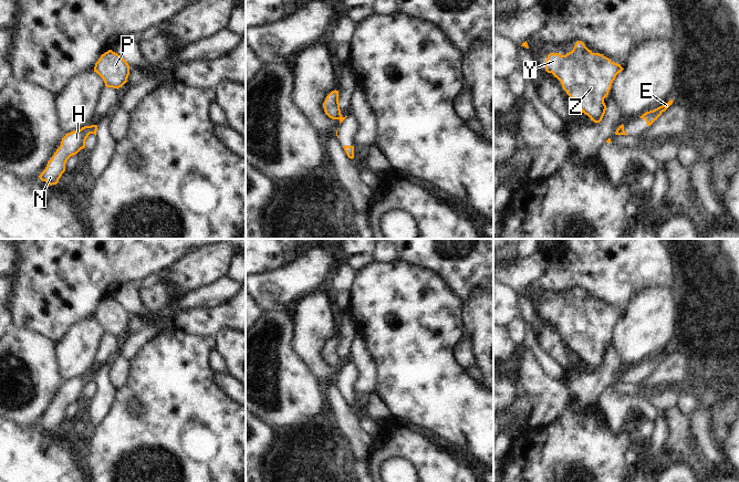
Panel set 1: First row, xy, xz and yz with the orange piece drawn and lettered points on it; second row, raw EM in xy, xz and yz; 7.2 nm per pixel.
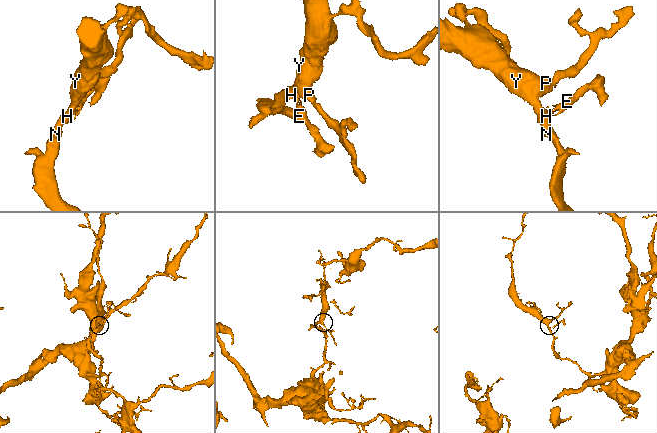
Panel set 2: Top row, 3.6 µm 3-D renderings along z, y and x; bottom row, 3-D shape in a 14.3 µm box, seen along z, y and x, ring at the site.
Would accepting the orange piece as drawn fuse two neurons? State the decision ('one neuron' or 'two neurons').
two neurons

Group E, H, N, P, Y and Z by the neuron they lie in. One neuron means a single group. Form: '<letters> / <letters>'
E / H N P Y Z

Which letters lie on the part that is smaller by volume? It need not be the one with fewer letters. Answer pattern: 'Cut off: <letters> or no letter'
Cut off: E

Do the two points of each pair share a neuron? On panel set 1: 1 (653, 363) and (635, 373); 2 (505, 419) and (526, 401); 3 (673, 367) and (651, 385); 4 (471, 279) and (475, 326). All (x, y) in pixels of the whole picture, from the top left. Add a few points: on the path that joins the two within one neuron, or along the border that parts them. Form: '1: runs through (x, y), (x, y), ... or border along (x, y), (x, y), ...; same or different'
1: runs through (648, 365), (639, 370); same
2: runs through (510, 414), (520, 407); same
3: runs through (667, 372), (656, 379); same
4: border along (481, 289), (466, 303); different

